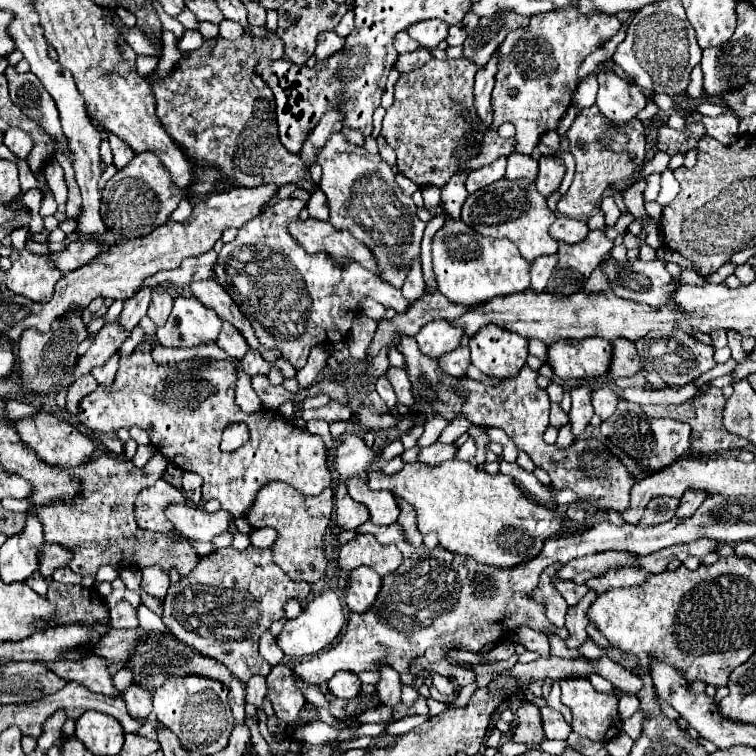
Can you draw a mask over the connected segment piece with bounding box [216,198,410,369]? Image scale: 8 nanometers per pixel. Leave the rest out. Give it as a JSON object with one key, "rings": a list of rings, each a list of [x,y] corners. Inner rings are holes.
{"rings":[[[284,199],[278,201],[268,213],[262,213],[254,217],[252,221],[244,223],[236,235],[234,241],[224,243],[222,253],[216,261],[216,279],[228,295],[234,299],[234,303],[240,307],[244,317],[252,323],[254,333],[264,349],[280,349],[282,359],[290,361],[294,369],[302,369],[306,365],[306,359],[310,355],[310,349],[316,345],[336,345],[342,341],[342,337],[352,327],[352,319],[358,315],[358,303],[366,297],[382,303],[386,309],[394,309],[402,313],[408,309],[408,301],[402,297],[400,289],[392,287],[390,283],[384,283],[376,273],[364,269],[356,261],[350,261],[346,267],[336,265],[332,257],[326,253],[306,253],[296,241],[290,239],[290,233],[284,229],[284,221],[298,219],[300,211],[306,206],[306,202],[299,199]],[[228,261],[270,261],[268,267],[262,267],[256,275],[240,271],[228,271]]]}

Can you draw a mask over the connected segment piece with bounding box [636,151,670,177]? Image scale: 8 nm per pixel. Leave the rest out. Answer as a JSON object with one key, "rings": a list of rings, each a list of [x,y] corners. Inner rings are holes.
{"rings":[[[656,151],[656,155],[650,159],[650,161],[646,161],[644,163],[644,167],[638,171],[638,175],[636,177],[640,177],[640,175],[652,175],[652,173],[662,173],[666,167],[668,167],[668,163],[670,163],[670,159],[668,159],[668,155],[664,153],[664,151]]]}

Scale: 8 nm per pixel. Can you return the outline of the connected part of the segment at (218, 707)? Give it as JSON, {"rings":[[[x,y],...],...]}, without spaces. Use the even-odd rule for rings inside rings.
{"rings":[[[172,675],[154,691],[152,703],[156,719],[180,739],[184,749],[200,751],[202,755],[214,755],[226,747],[234,729],[234,719],[228,705],[228,687],[222,681],[202,675]]]}

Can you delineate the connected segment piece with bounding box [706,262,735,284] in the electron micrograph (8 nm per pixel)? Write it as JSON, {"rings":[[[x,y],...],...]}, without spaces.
{"rings":[[[725,263],[714,274],[708,276],[706,279],[709,283],[719,284],[723,283],[726,278],[734,273],[735,266],[731,263]]]}

